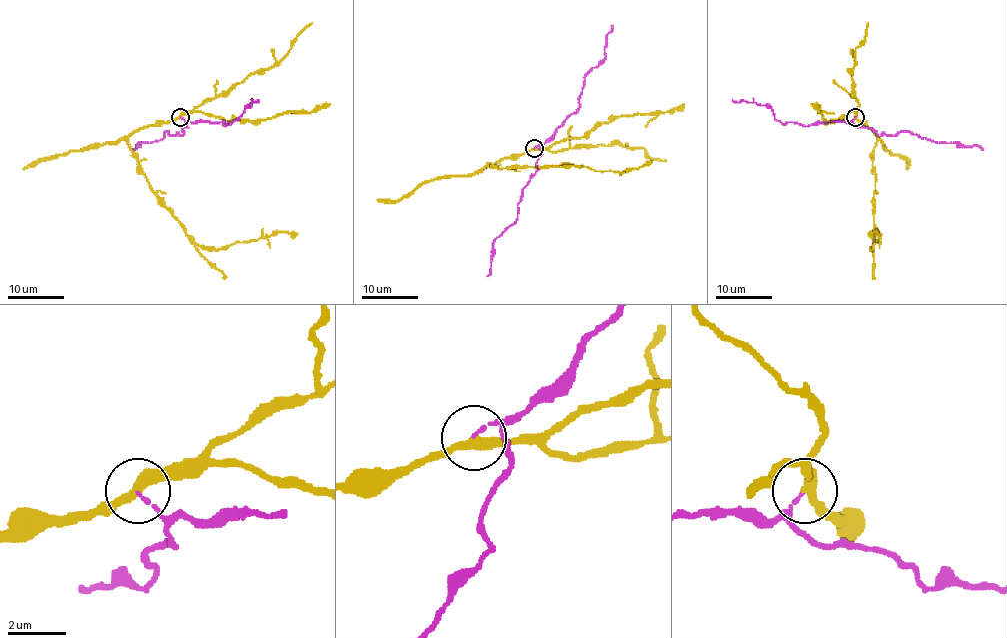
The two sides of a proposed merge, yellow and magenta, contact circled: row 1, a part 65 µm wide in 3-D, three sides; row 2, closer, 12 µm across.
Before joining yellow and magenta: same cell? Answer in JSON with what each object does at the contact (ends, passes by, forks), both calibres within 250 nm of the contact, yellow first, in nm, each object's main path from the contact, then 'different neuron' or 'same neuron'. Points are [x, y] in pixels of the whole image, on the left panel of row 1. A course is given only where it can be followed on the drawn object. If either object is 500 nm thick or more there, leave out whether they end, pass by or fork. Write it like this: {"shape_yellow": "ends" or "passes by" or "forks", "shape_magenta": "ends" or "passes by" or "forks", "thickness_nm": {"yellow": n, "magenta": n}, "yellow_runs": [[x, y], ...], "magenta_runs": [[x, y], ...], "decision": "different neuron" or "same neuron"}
{"shape_yellow": "passes by", "shape_magenta": "ends", "thickness_nm": {"yellow": 360, "magenta": 100}, "yellow_runs": [[180, 116], [135, 130], [128, 146], [151, 190], [183, 230], [197, 244], [216, 249], [298, 234]], "magenta_runs": [[180, 116], [186, 122], [222, 122], [225, 126], [258, 99]], "decision": "different neuron"}

